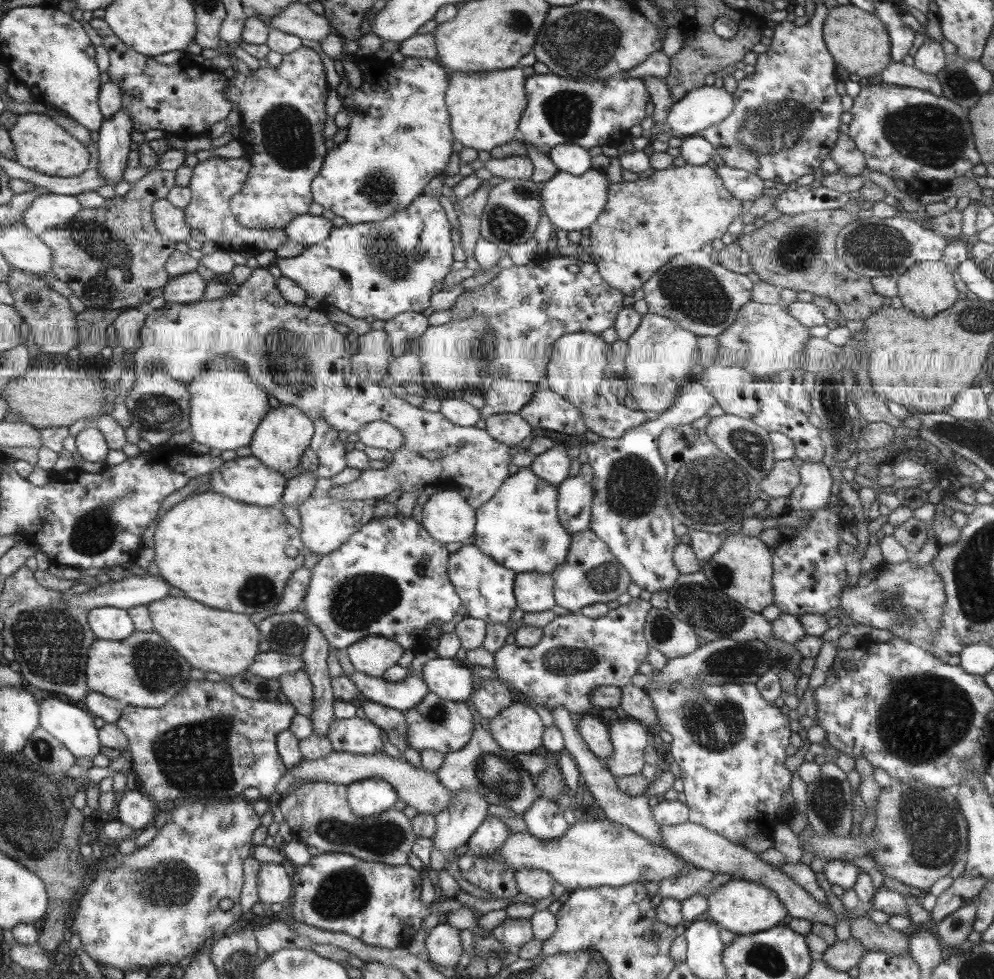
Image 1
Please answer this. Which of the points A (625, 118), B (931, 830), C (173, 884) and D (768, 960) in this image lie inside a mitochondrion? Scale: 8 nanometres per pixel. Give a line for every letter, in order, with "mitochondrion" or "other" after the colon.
A: other
B: mitochondrion
C: mitochondrion
D: mitochondrion

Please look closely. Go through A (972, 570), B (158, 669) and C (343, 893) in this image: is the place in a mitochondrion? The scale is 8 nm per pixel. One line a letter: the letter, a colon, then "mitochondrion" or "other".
A: mitochondrion
B: mitochondrion
C: mitochondrion

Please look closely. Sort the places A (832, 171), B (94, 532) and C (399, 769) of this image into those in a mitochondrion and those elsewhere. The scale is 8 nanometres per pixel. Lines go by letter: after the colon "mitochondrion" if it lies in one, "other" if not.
A: other
B: mitochondrion
C: other

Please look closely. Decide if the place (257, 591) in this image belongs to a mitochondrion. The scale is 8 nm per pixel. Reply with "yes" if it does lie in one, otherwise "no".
yes

